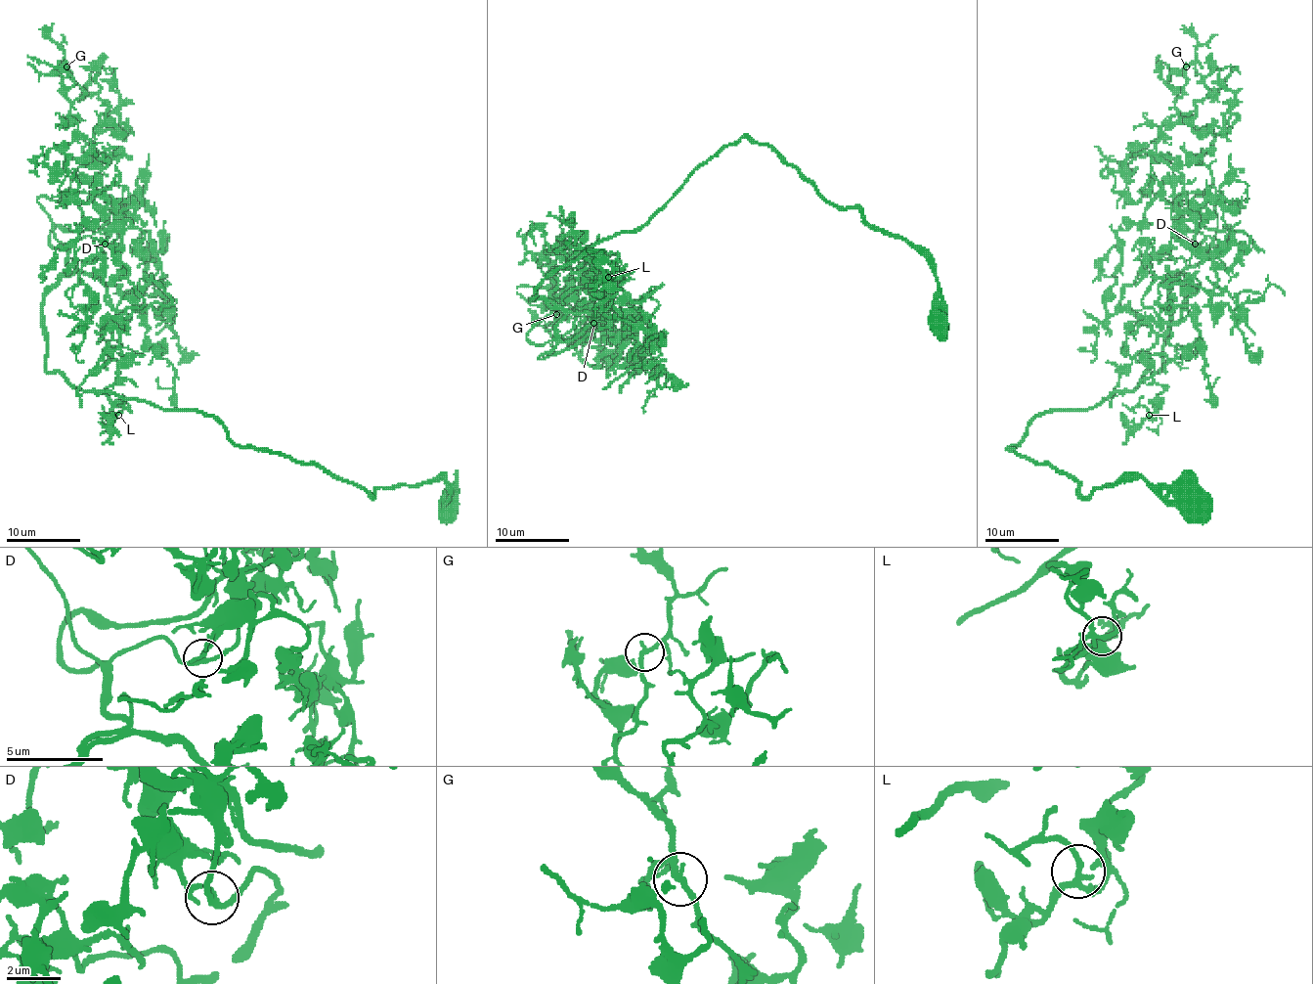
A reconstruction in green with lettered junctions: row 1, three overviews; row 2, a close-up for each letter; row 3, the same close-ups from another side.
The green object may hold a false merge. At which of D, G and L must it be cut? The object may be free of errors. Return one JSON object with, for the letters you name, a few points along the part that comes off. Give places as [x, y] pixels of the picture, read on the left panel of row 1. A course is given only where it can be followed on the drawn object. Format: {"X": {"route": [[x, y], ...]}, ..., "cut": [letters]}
{"cut": []}

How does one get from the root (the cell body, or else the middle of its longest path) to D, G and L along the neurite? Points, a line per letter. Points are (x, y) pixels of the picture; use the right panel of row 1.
D: (1193, 502), (1141, 477), (1083, 496), (1009, 448), (1161, 366), (1169, 284), (1213, 242), (1195, 244)
G: (1193, 502), (1141, 477), (1083, 496), (1009, 450), (1161, 366), (1169, 284), (1213, 242), (1156, 154), (1186, 67)
L: (1193, 502), (1141, 477), (1083, 496), (1009, 450), (1161, 366), (1182, 273), (1149, 415)

